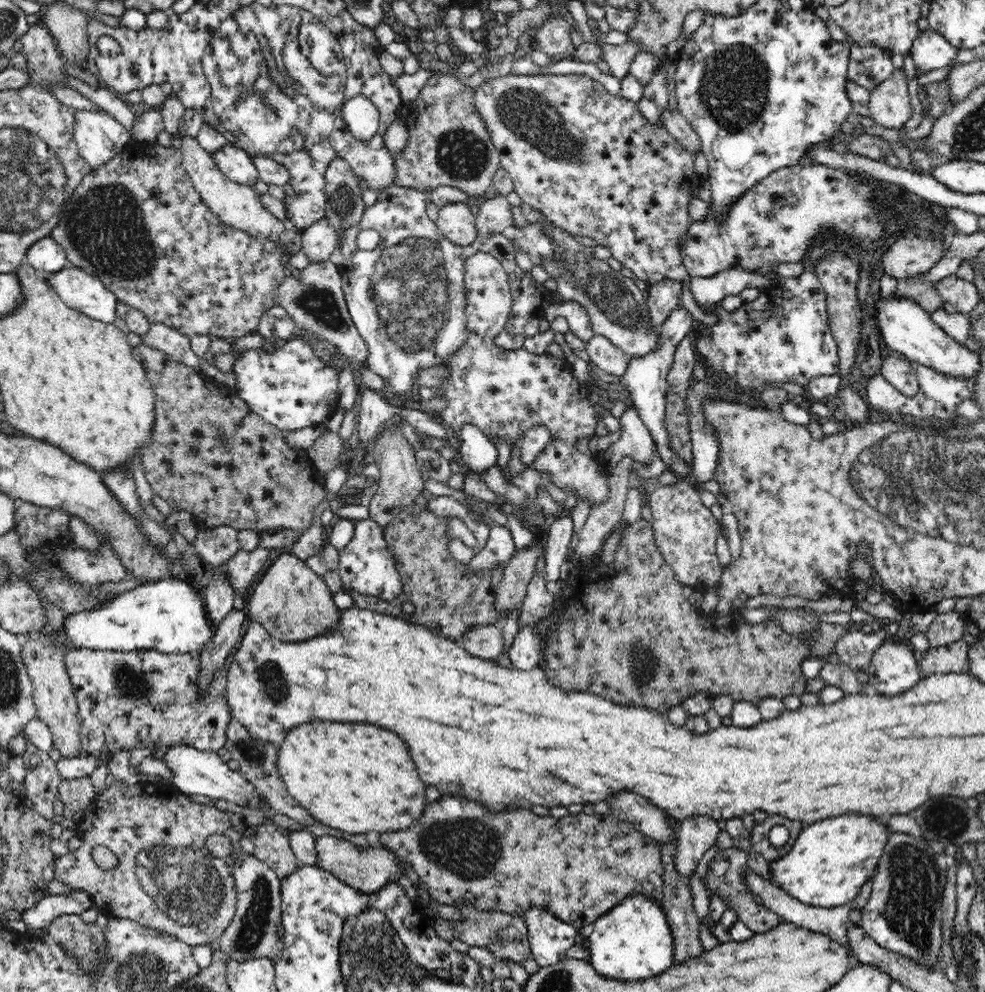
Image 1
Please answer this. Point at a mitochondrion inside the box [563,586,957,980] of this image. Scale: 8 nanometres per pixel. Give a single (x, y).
(910, 906)

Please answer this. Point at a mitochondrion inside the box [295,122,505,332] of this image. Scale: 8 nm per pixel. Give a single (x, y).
(462, 155)

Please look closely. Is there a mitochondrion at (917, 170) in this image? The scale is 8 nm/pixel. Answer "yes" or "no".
no

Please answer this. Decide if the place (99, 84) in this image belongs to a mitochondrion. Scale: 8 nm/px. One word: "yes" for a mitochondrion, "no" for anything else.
no

